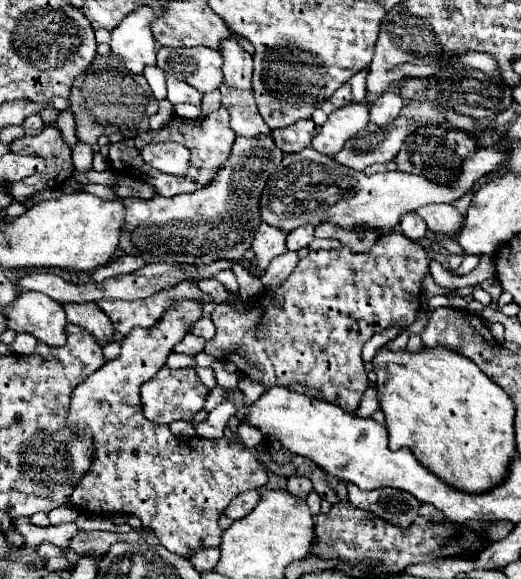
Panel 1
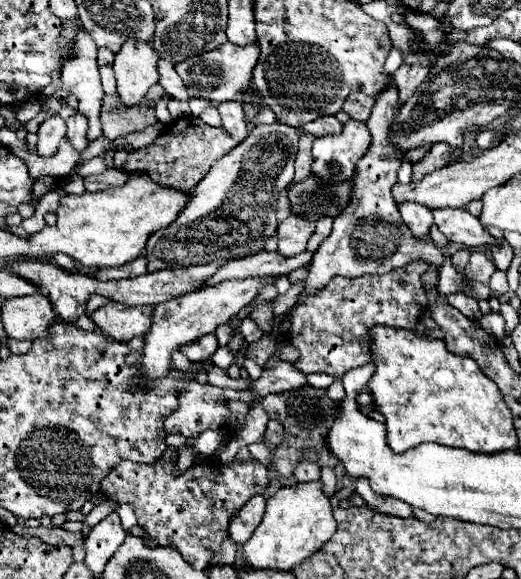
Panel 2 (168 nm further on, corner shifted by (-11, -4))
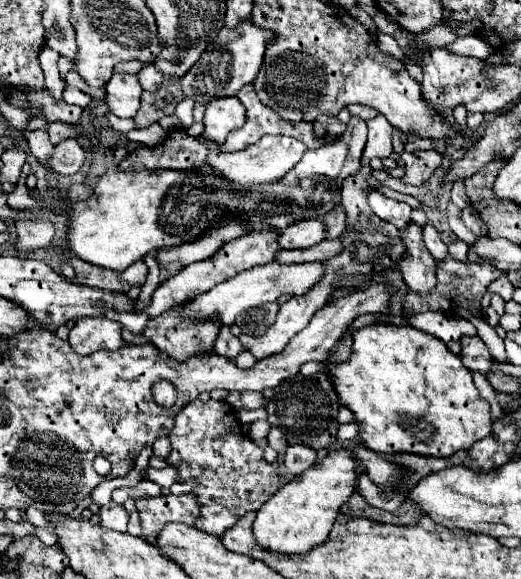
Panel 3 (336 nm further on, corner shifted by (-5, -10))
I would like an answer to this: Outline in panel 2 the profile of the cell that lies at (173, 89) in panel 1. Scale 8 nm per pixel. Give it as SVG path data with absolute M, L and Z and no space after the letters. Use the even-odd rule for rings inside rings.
M164 59L158 61L158 75L160 75L158 83L172 95L172 99L182 99L182 101L190 99L180 75L176 73L176 69L170 61L164 61Z

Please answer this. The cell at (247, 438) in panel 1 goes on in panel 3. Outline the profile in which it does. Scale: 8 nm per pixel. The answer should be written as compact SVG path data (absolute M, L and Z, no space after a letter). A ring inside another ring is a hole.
M272 427L270 429L270 433L268 433L268 445L272 447L272 449L276 449L280 455L286 451L286 437L282 435L282 431L278 431L278 427Z

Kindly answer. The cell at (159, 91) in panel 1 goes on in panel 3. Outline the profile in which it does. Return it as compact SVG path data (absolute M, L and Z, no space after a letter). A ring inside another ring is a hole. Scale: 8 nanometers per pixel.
M152 123L152 125L146 127L146 129L132 129L132 131L126 135L128 141L140 143L140 145L148 145L148 147L162 143L164 137L166 137L166 131L164 131L158 123Z

